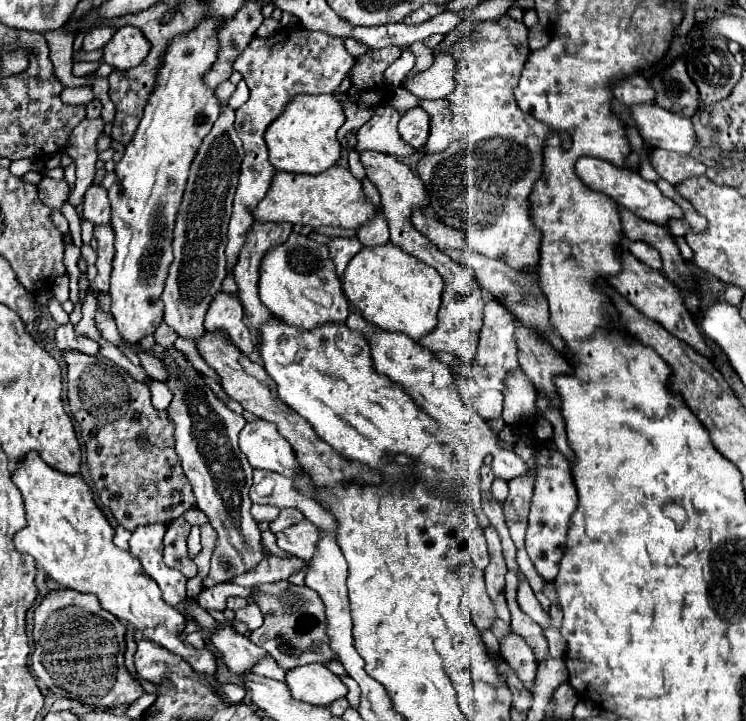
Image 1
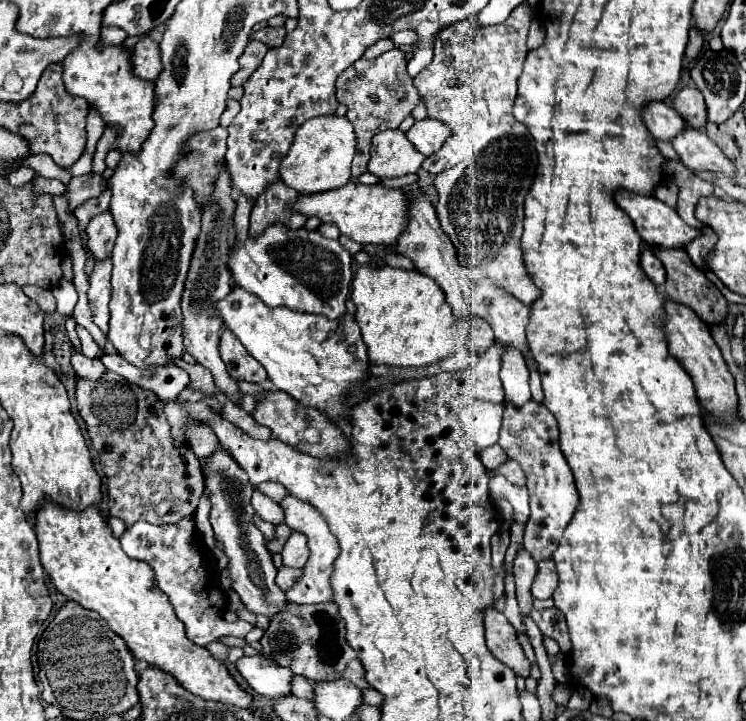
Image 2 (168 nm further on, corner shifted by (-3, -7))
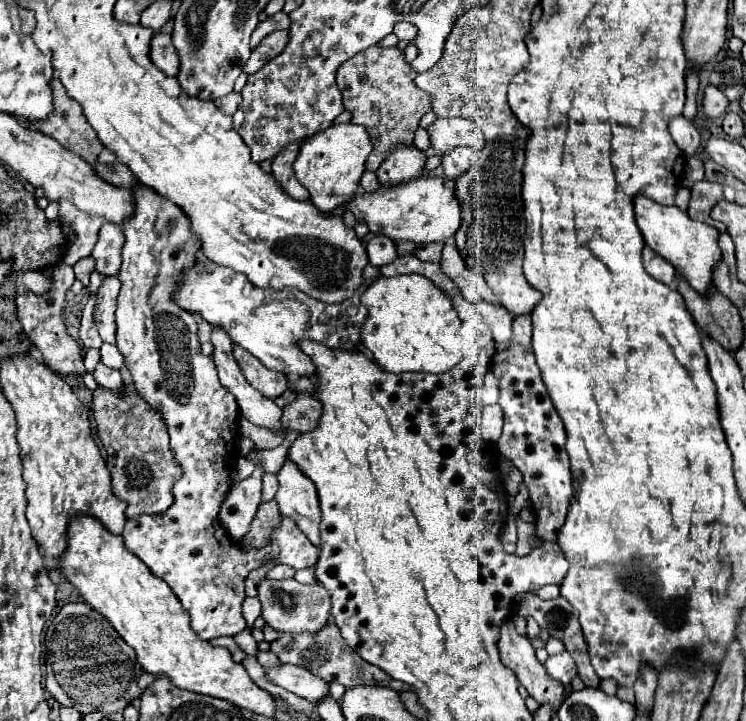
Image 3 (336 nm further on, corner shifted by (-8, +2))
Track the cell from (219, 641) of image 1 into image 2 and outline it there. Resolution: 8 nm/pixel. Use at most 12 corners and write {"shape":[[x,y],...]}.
{"shape":[[264,655],[236,667],[256,693],[292,695],[294,673]]}

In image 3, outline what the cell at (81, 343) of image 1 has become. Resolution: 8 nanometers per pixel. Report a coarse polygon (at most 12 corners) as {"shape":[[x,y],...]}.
{"shape":[[97,364],[93,372],[99,386],[119,390],[123,386],[119,370]]}

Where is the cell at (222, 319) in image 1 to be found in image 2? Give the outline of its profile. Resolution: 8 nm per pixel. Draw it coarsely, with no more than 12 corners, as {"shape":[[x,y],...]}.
{"shape":[[222,331],[220,355],[232,379],[264,383],[266,369]]}

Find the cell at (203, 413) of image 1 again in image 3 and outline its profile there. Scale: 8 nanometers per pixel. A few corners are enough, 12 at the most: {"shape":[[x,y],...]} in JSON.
{"shape":[[263,578],[261,616],[277,632],[315,632],[329,620],[321,584]]}

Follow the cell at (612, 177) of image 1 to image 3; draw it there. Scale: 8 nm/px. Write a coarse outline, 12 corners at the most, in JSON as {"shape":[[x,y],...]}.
{"shape":[[635,196],[645,244],[697,292],[721,260],[719,230]]}

